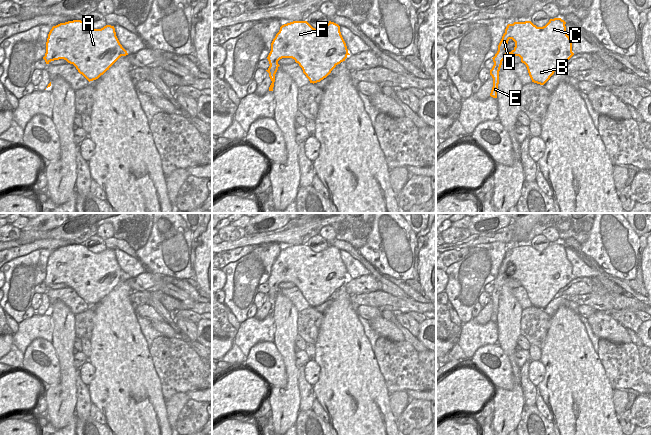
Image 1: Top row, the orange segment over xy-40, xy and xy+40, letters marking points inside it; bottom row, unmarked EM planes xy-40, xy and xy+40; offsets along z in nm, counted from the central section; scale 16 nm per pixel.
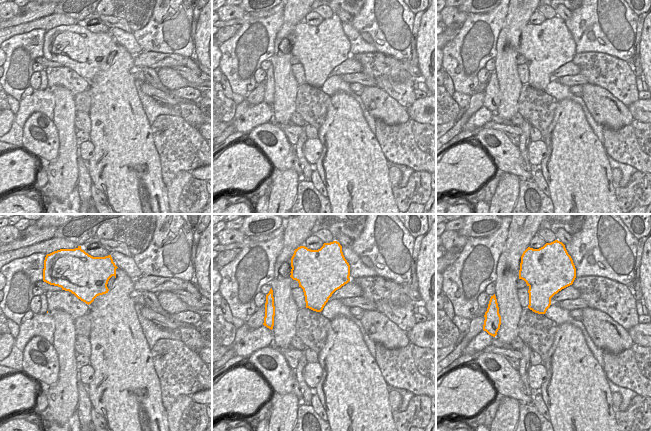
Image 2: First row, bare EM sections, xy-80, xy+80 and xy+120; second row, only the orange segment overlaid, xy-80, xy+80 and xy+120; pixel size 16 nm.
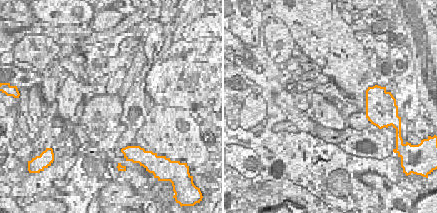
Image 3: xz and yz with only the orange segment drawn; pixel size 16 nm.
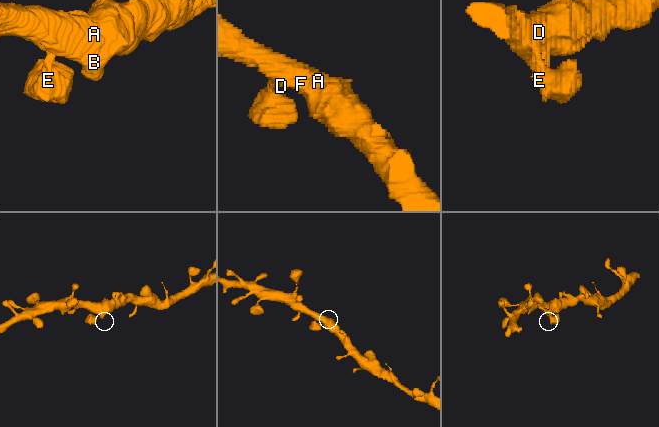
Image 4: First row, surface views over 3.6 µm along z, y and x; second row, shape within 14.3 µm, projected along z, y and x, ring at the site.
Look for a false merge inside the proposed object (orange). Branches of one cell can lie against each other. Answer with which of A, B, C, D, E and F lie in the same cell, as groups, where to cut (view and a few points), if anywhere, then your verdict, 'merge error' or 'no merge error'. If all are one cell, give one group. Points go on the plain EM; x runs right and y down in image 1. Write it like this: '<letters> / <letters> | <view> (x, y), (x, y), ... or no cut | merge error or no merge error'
A B C D E F | no cut | no merge error

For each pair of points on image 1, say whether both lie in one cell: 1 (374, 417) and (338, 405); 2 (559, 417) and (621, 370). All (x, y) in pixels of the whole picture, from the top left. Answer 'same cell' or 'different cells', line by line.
1: same cell
2: different cells

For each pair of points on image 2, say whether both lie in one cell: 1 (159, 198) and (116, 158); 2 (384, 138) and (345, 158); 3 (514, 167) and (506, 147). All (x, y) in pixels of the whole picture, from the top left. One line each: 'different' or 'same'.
1: same
2: different
3: same

